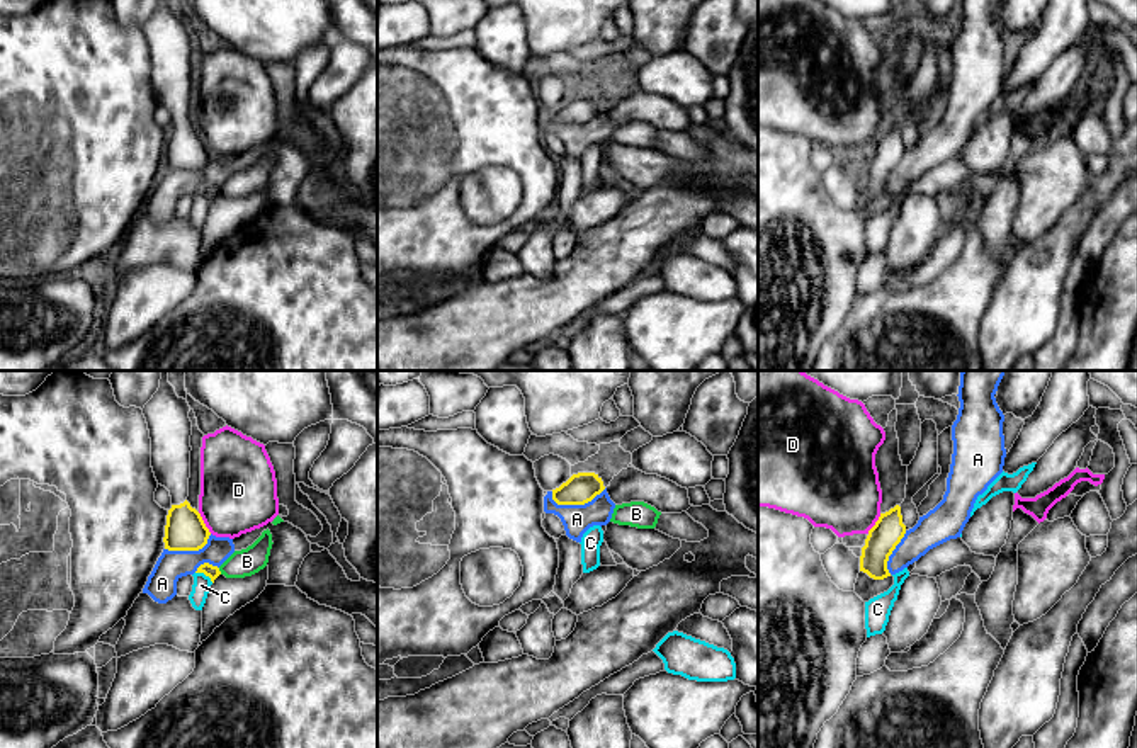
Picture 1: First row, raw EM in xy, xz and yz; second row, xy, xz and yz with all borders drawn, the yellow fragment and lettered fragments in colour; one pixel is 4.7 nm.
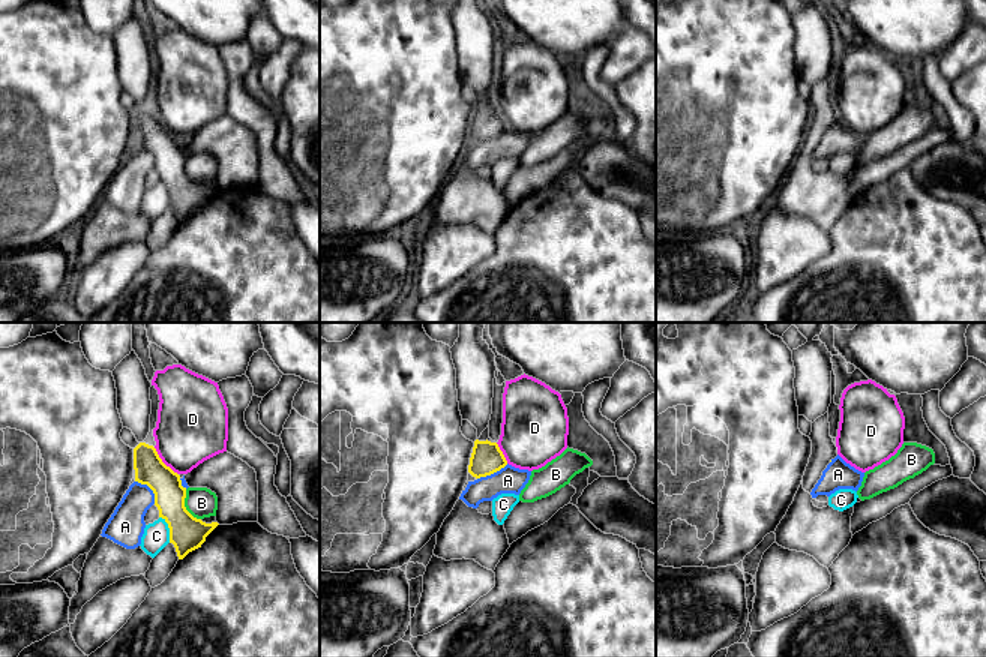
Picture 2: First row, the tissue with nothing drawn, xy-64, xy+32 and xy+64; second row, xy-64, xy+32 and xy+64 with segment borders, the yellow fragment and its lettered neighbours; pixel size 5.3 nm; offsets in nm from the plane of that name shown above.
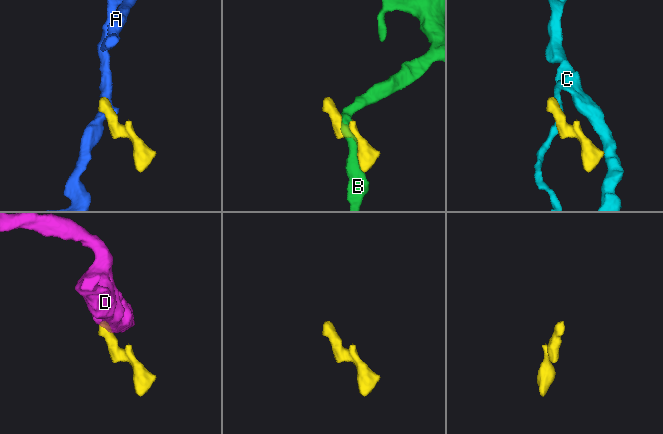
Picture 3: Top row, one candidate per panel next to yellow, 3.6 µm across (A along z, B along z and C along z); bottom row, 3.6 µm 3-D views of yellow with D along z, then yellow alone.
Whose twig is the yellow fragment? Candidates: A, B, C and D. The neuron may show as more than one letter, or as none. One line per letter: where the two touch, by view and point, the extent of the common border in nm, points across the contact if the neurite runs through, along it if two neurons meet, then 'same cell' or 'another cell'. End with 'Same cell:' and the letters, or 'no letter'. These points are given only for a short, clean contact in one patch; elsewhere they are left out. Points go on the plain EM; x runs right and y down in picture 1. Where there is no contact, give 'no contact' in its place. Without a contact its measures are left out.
A: xz (578, 123) | 260 nm | along xz (605, 107), (583, 123), (556, 123), (551, 118) | another cell
B: xy (220, 191) | 40 nm | another cell
C: xy (204, 192) | 100 nm | along xy (196, 191), (201, 191), (213, 201) | another cell
D: xy (203, 141) | 120 nm | along xy (197, 131), (211, 152) | another cell
Same cell: no letter

